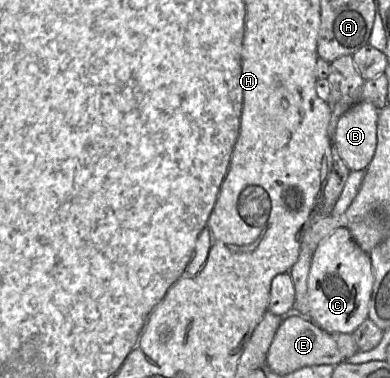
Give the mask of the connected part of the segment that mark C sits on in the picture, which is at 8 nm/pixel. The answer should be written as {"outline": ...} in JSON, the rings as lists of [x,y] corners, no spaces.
{"outline":[[[339,227],[316,247],[308,274],[309,319],[329,334],[352,334],[368,317],[374,282],[369,255],[353,240],[347,227]]]}

